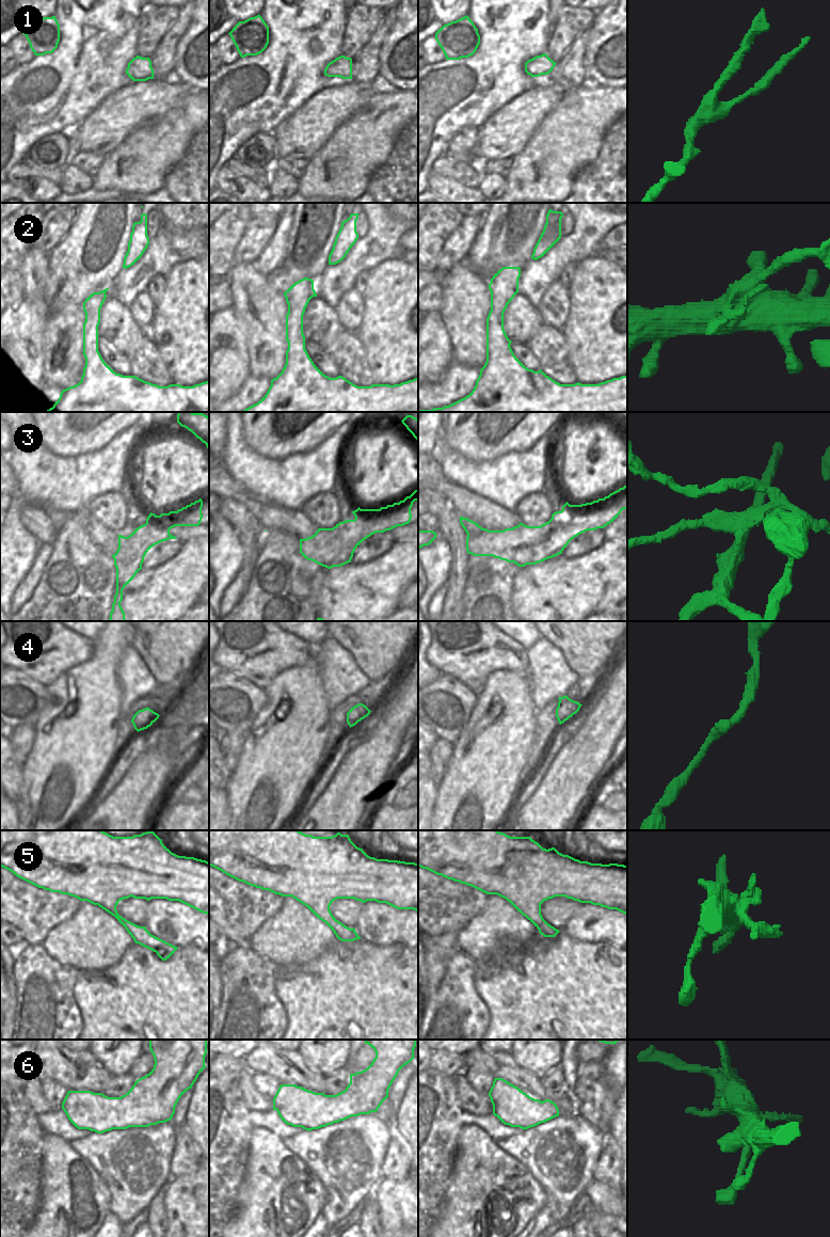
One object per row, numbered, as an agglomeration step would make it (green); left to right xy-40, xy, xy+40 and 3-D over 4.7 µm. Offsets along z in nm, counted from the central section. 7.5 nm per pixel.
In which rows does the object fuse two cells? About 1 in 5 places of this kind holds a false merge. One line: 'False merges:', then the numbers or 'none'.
False merges: 3

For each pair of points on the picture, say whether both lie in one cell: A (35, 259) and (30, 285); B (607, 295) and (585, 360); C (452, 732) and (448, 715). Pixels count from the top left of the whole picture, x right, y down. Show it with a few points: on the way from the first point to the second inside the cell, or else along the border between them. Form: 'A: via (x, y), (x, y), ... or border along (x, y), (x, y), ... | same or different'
A: via (35, 266), (31, 272), (31, 279) | same
B: via (607, 311), (607, 337), (601, 344) | same
C: via (449, 728), (448, 719) | same

